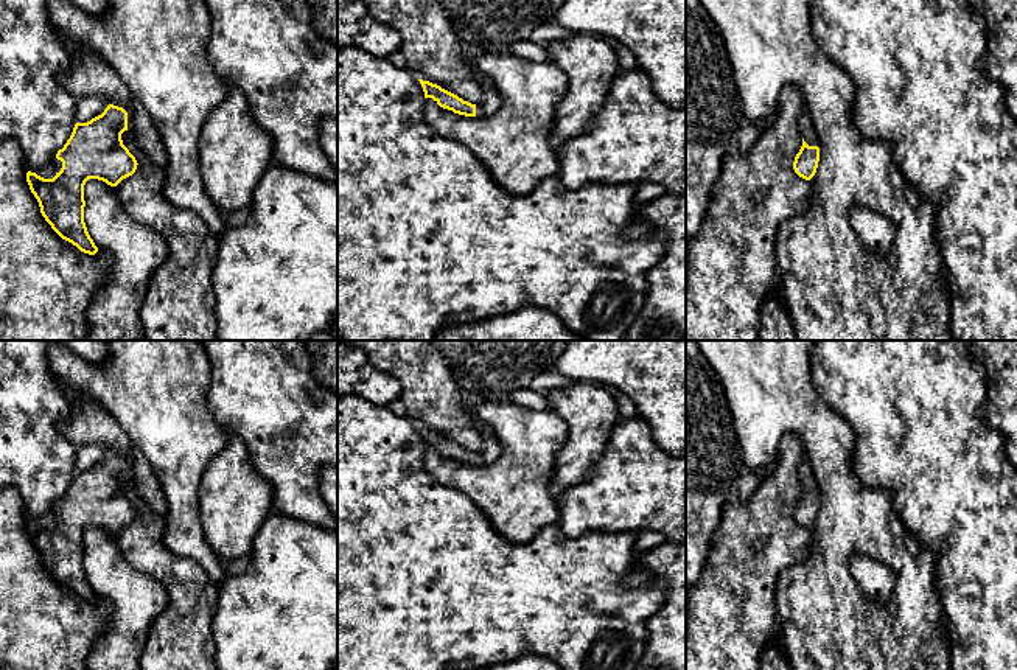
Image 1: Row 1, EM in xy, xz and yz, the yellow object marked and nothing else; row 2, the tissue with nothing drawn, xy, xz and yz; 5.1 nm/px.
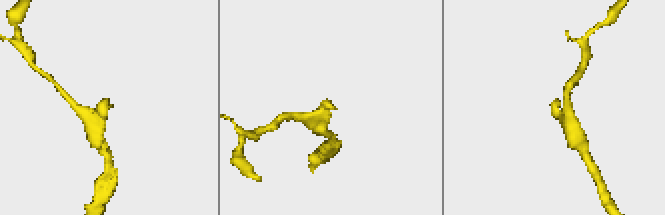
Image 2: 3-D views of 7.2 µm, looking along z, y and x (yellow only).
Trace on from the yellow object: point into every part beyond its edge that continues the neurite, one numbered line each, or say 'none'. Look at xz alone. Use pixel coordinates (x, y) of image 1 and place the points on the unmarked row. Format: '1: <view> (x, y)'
1: xz (492, 450)

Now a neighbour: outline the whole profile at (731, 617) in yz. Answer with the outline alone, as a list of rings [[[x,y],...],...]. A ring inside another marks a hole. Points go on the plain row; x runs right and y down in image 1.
[[[784,435],[773,463],[760,471],[760,482],[751,499],[743,502],[737,494],[725,502],[701,574],[686,592],[686,670],[760,670],[760,656],[768,645],[784,650],[776,583],[781,572],[809,558],[813,533],[812,527],[806,529],[793,518],[802,494],[798,476],[802,454],[802,440],[798,435]]]

